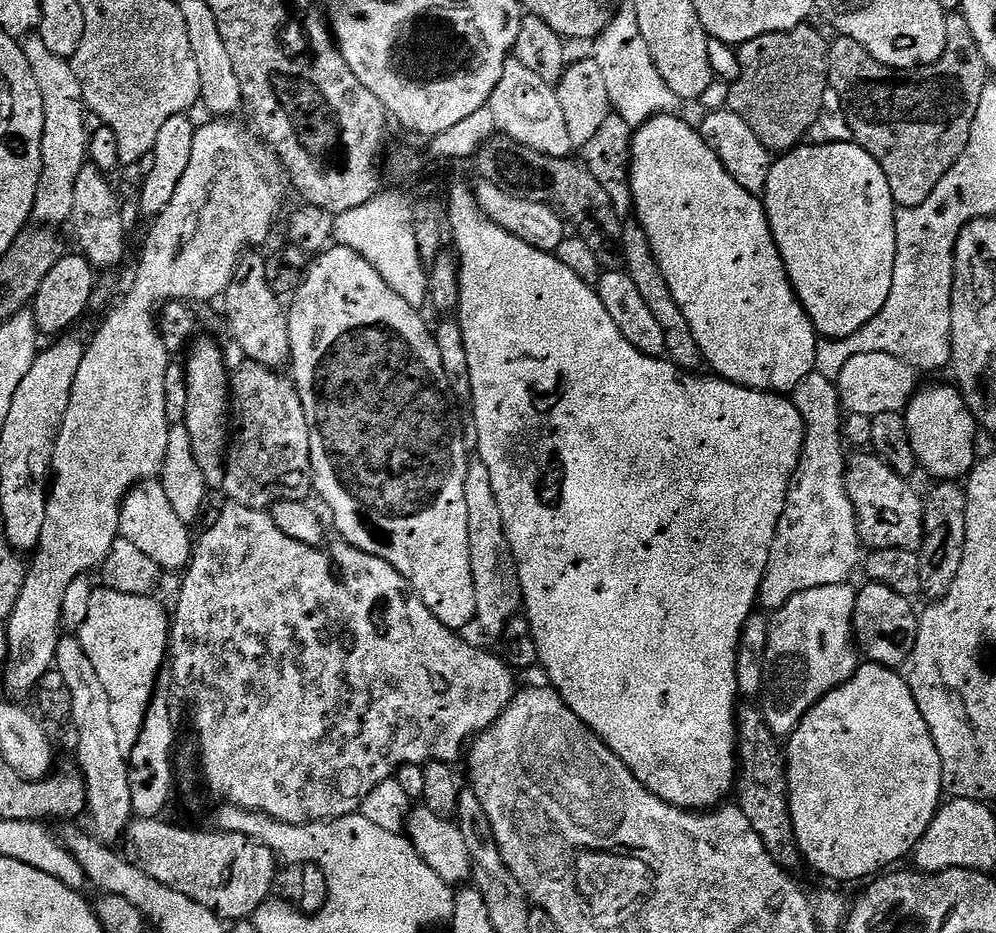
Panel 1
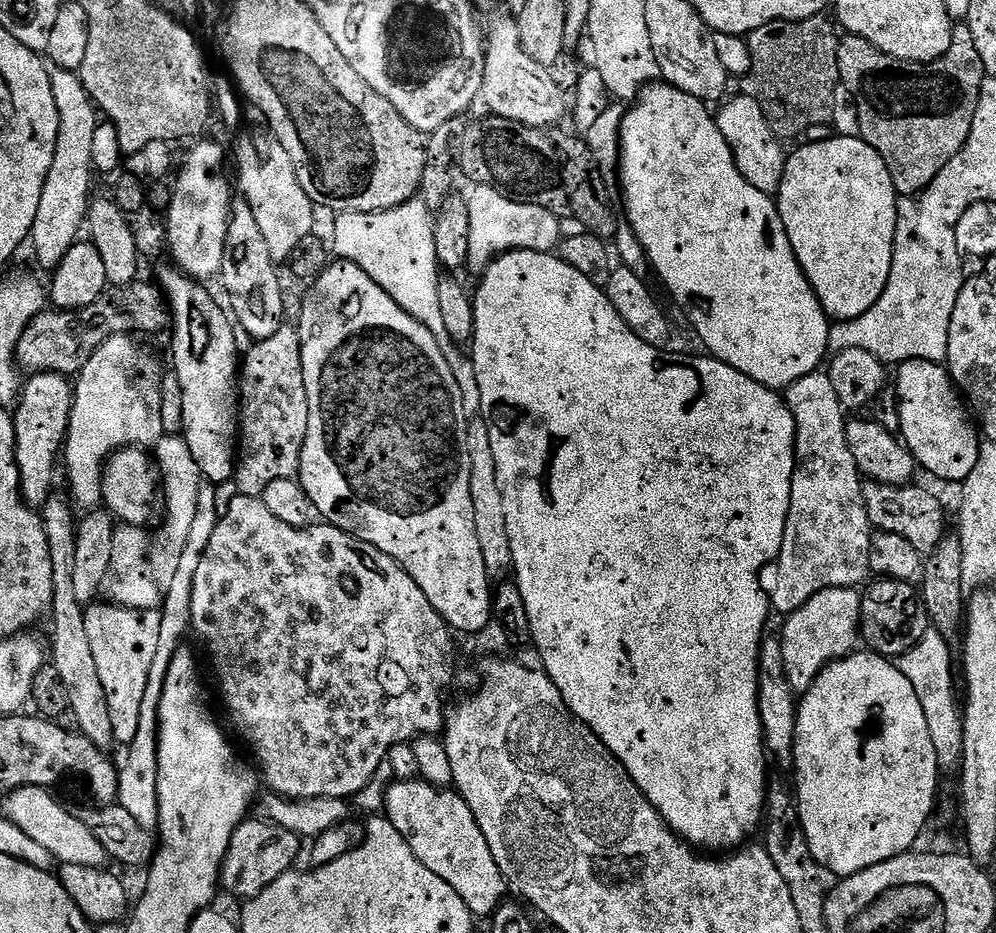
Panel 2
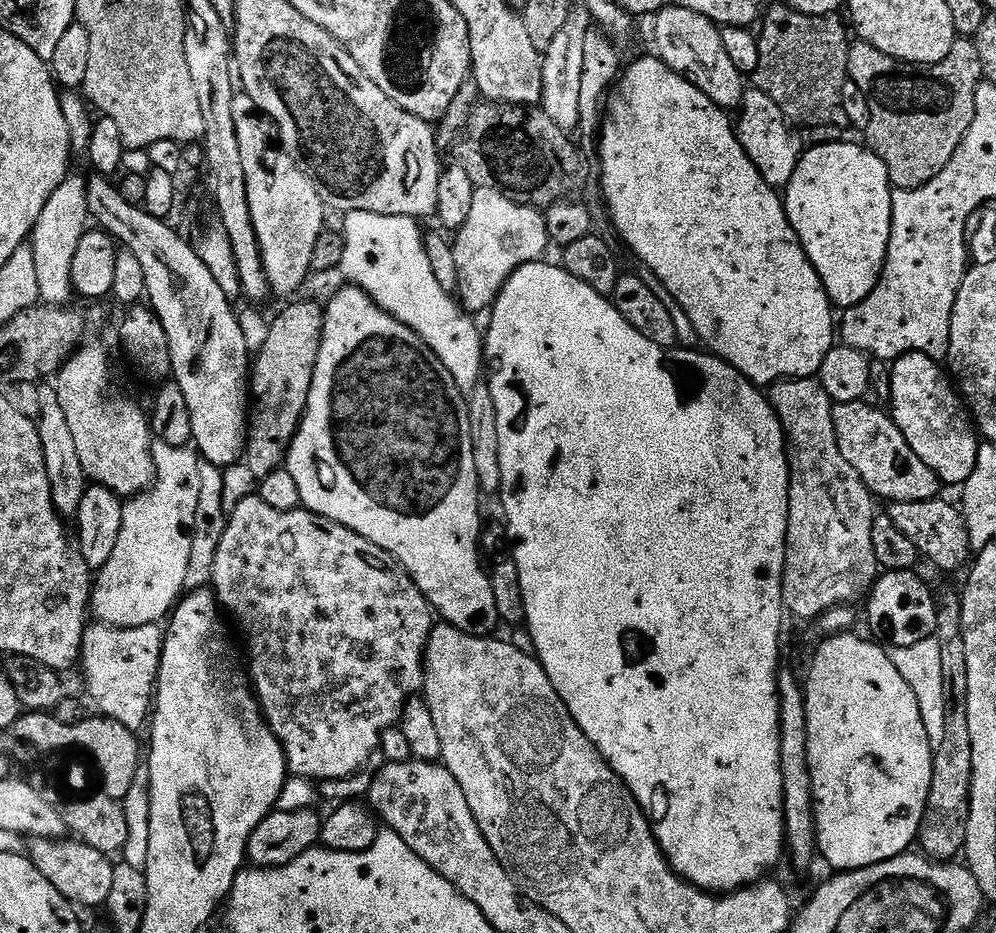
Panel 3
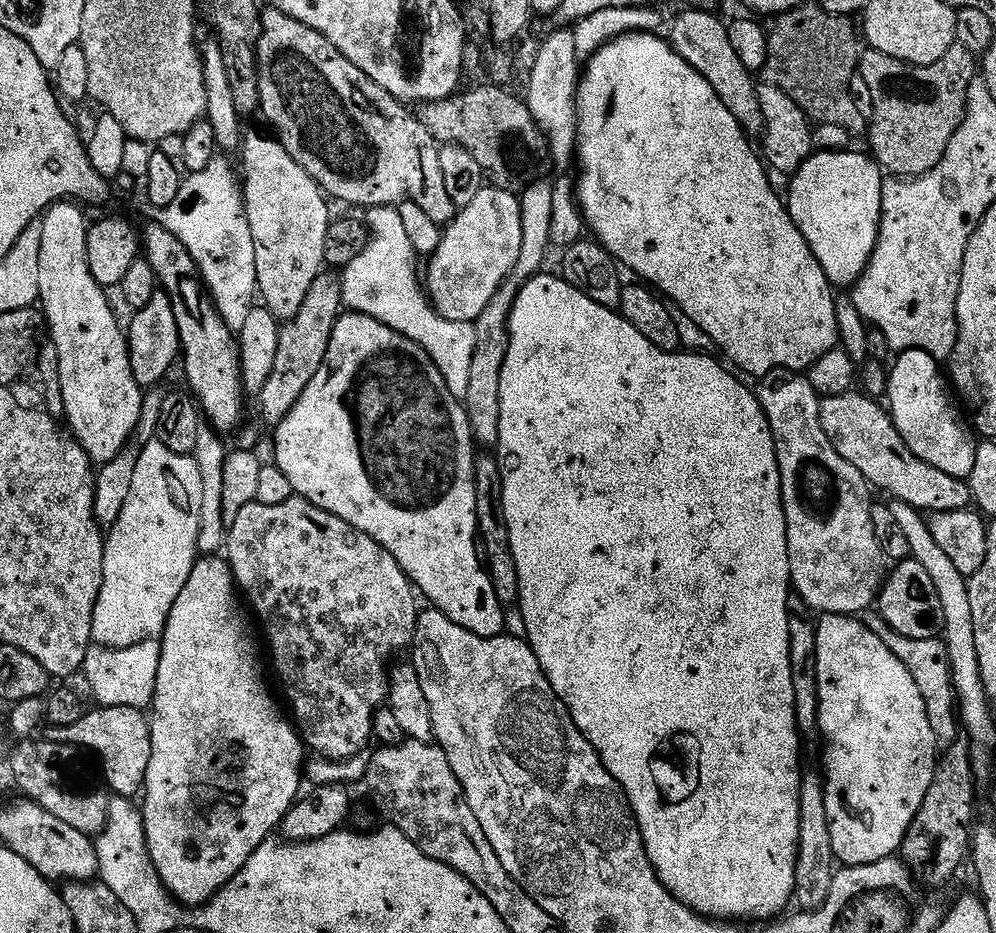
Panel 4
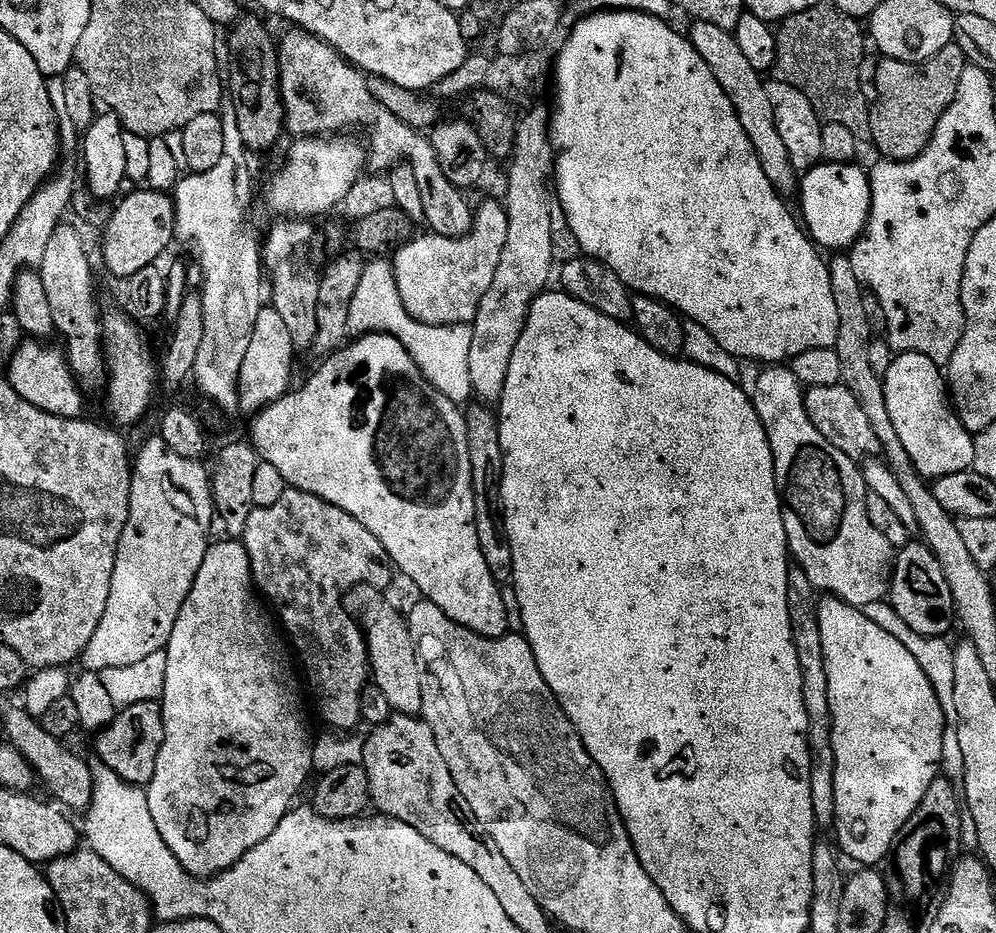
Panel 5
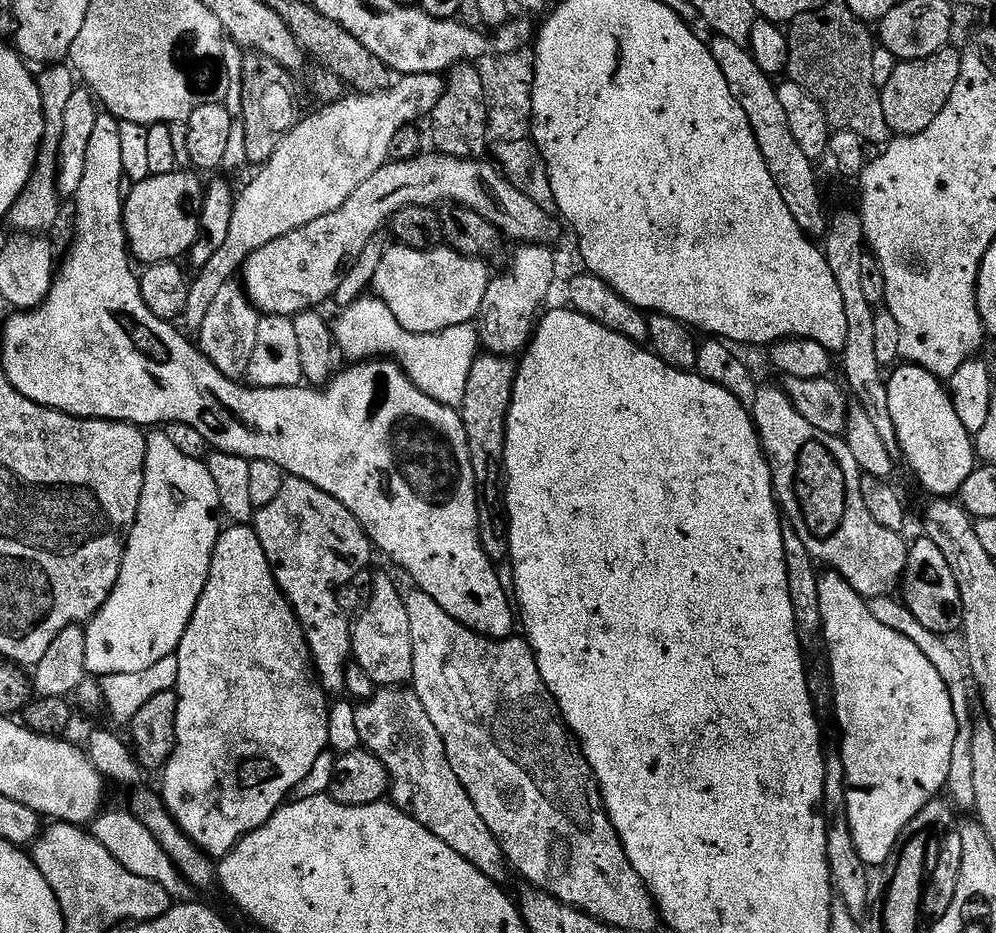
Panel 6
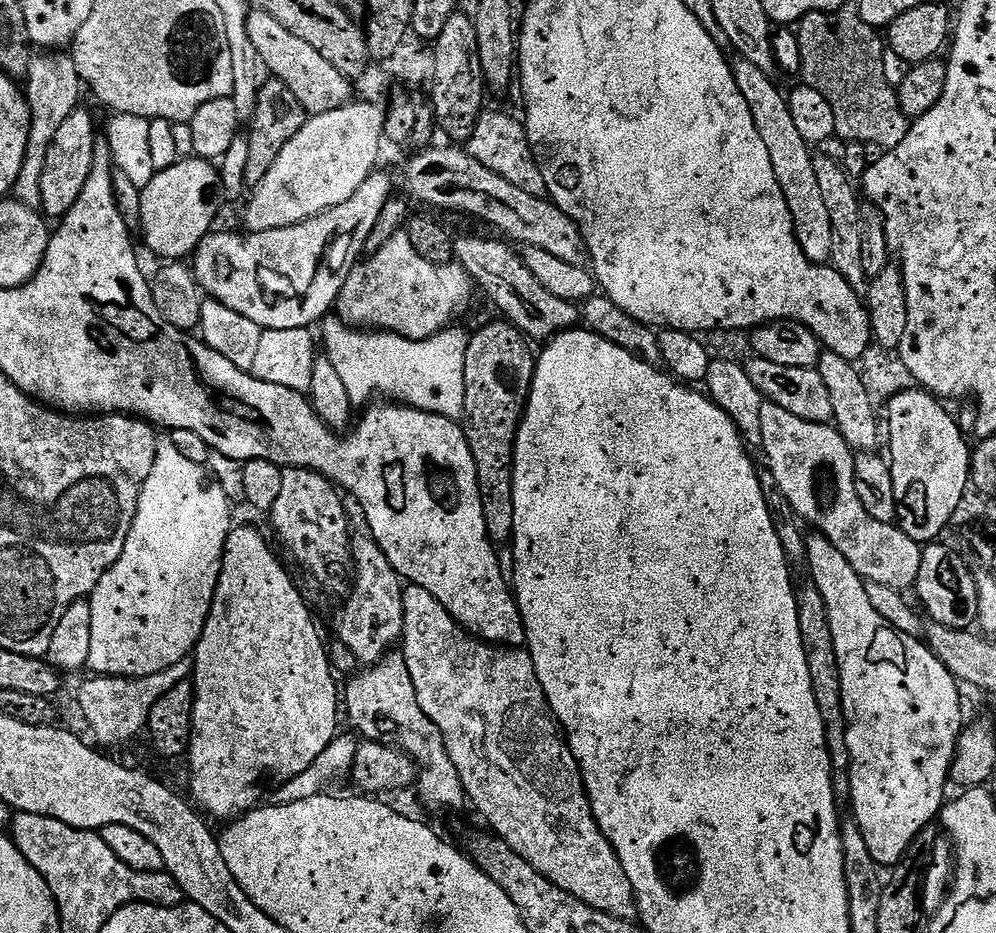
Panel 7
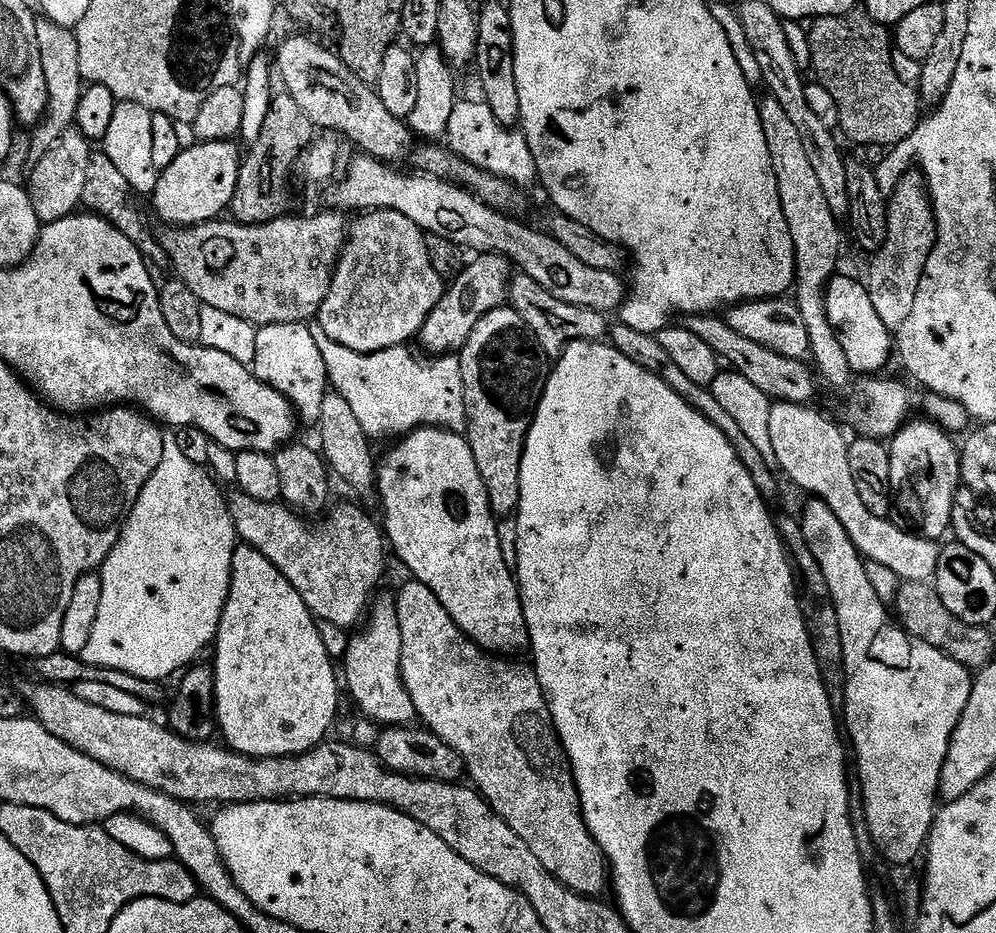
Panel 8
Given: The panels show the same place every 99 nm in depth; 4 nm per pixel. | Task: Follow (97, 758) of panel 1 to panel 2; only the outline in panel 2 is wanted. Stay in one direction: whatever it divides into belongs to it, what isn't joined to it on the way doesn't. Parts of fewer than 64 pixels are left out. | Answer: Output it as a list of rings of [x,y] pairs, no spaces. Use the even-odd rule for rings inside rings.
[[[53,491],[42,506],[42,519],[46,538],[50,546],[50,562],[54,566],[54,598],[52,599],[52,646],[50,642],[51,667],[62,674],[66,686],[68,707],[73,708],[79,717],[80,735],[90,738],[94,746],[108,750],[114,744],[114,726],[110,723],[110,706],[106,706],[106,690],[102,678],[98,678],[98,666],[94,662],[94,653],[90,647],[90,637],[86,630],[84,617],[85,605],[78,602],[74,595],[74,550],[76,549],[76,529],[78,516],[63,491]]]

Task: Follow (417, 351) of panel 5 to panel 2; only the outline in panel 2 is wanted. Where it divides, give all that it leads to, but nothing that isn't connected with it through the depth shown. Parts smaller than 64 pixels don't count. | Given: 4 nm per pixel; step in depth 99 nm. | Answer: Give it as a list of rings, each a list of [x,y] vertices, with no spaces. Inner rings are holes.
[[[421,198],[408,200],[402,206],[385,212],[341,212],[335,217],[330,248],[340,260],[348,260],[354,266],[366,270],[410,318],[422,322],[434,334],[450,370],[454,370],[454,382],[462,394],[462,410],[469,418],[480,416],[482,393],[478,390],[478,374],[474,374],[469,353],[461,345],[453,343],[447,333],[438,302],[438,286],[442,279],[442,267],[436,260],[433,221],[434,216]]]

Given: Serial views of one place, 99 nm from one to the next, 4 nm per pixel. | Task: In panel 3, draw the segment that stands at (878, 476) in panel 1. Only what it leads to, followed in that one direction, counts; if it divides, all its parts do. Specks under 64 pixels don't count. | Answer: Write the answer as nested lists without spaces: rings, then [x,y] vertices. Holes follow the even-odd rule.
[[[944,499],[889,503],[886,514],[894,526],[898,526],[898,530],[902,530],[910,542],[914,542],[925,561],[928,559],[934,567],[941,568],[944,572],[956,572],[959,568],[964,570],[969,567],[974,550],[970,546],[970,534],[966,530],[963,511]]]

